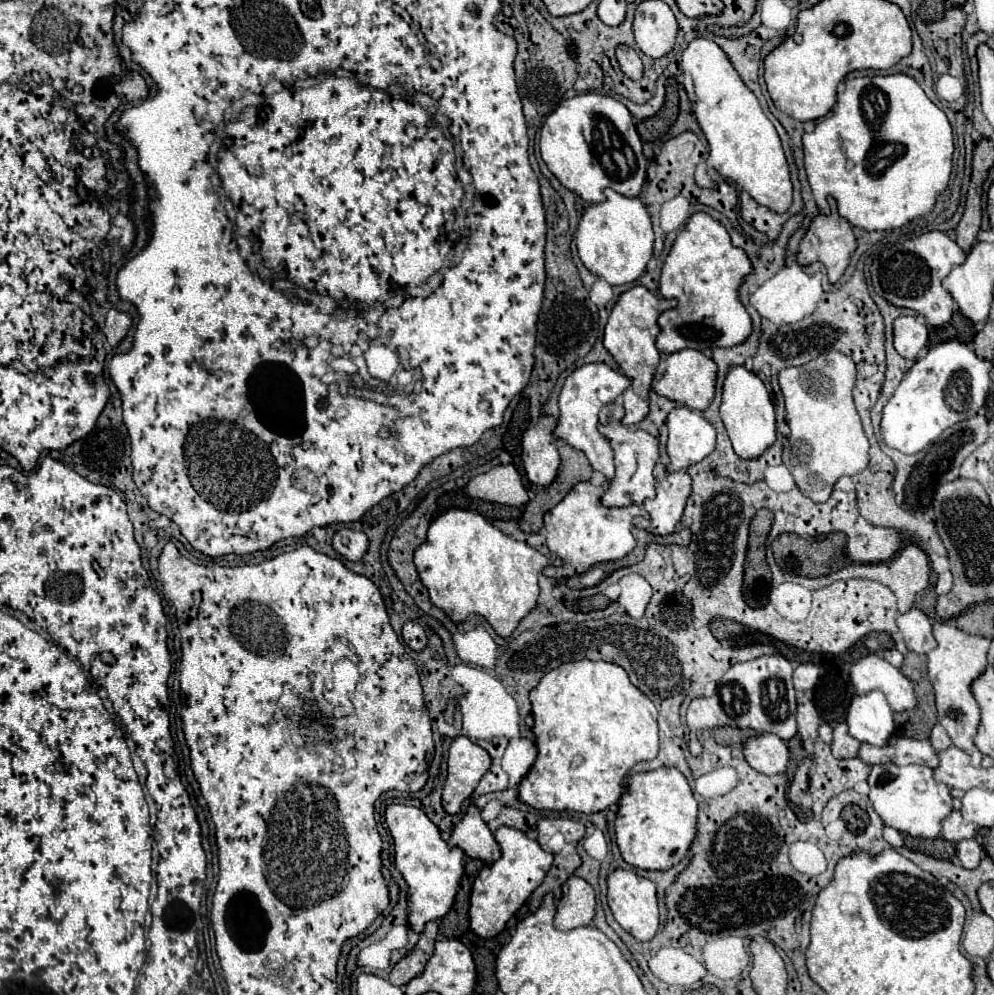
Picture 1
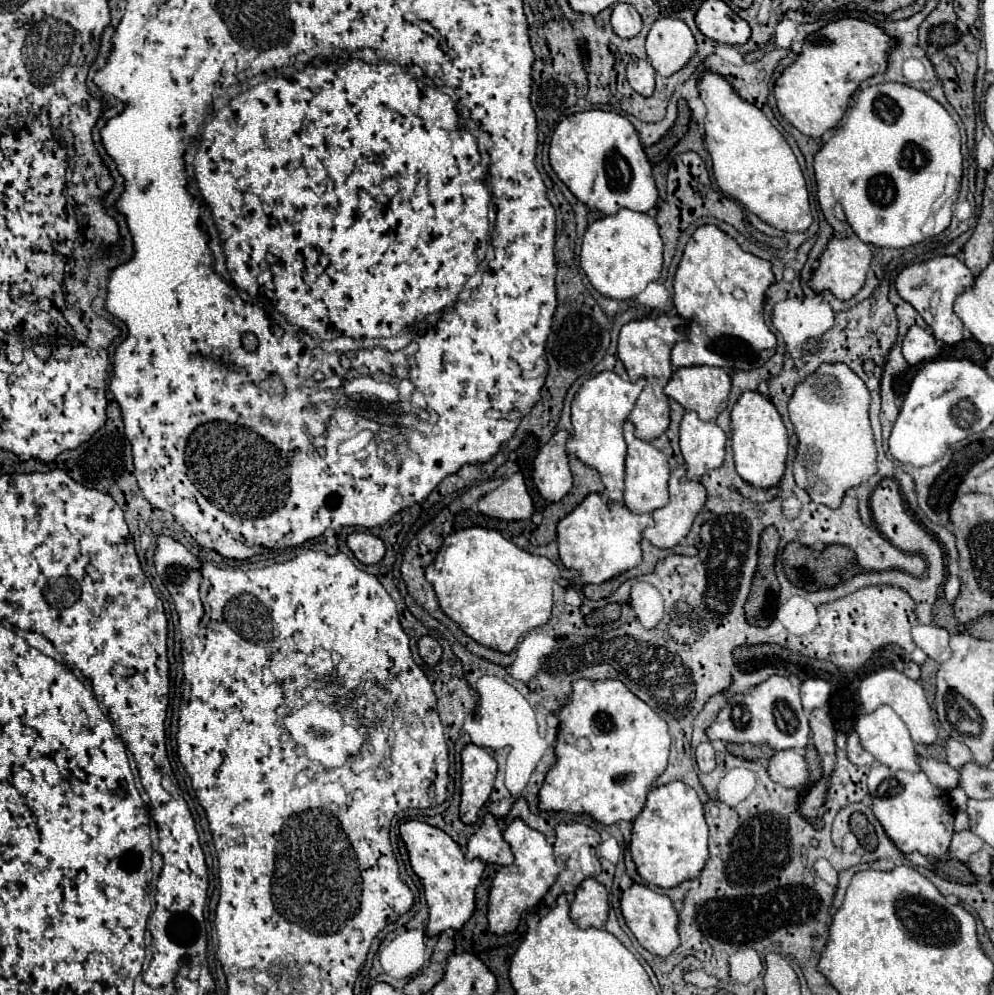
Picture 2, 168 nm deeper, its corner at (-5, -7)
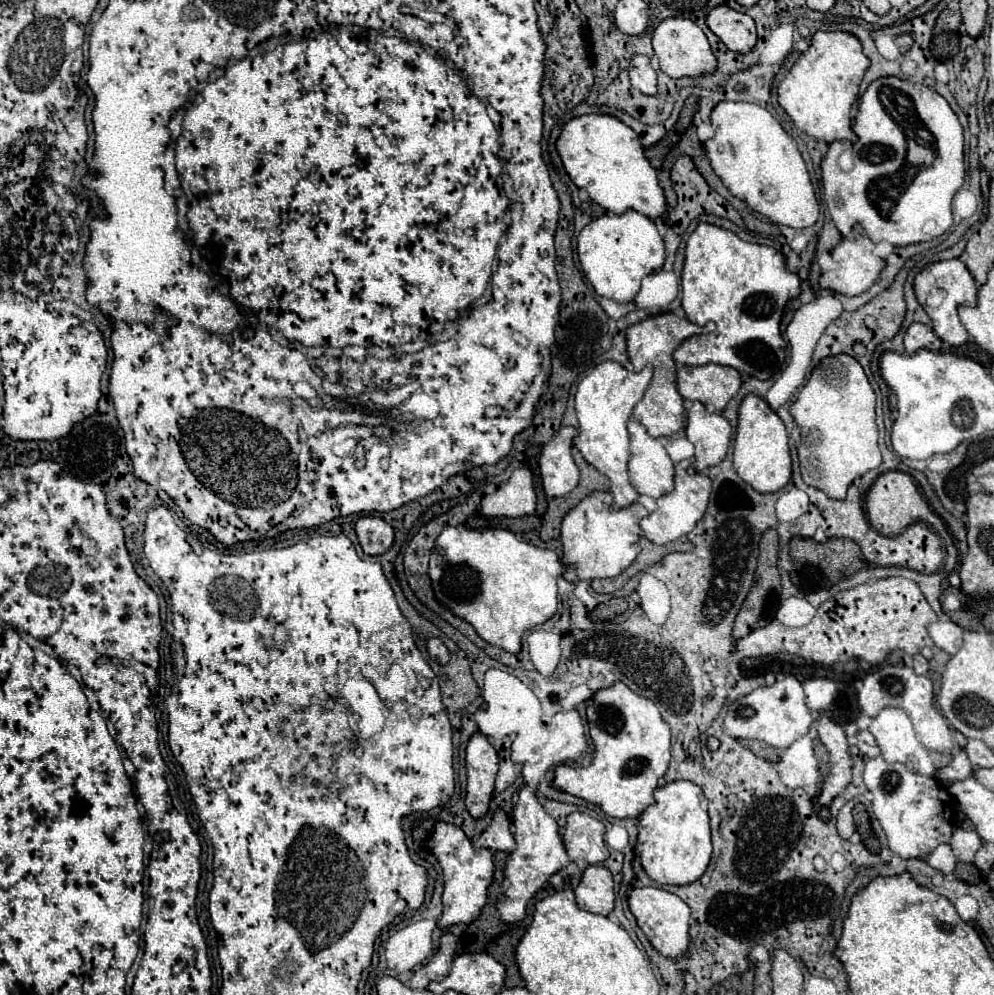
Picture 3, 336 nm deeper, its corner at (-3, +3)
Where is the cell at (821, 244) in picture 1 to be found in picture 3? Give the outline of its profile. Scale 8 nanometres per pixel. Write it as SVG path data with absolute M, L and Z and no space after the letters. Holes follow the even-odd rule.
M855 232L853 240L843 238L831 252L837 268L823 272L819 280L821 288L829 288L845 296L859 296L867 292L885 268L885 260L875 256L873 248L875 244L865 234Z

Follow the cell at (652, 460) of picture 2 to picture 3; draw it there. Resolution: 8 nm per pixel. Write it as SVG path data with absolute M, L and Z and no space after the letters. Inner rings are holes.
M629 422L631 458L629 478L639 494L659 498L673 490L673 462L661 442L647 434L639 422Z

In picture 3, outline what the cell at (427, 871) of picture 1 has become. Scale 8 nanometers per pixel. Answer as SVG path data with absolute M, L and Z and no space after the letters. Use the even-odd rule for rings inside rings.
M439 822L427 840L429 850L437 856L443 876L445 876L445 892L443 892L443 914L439 918L439 928L445 930L453 924L471 924L479 918L483 906L487 904L487 888L493 882L493 850L475 850L465 832L447 822Z

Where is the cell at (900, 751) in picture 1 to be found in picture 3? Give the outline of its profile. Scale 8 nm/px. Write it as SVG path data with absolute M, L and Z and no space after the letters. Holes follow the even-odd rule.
M959 752L947 768L937 770L937 778L939 778L943 784L949 784L949 782L955 782L955 780L971 778L973 772L975 772L975 766L969 762L967 754L965 754L965 752Z

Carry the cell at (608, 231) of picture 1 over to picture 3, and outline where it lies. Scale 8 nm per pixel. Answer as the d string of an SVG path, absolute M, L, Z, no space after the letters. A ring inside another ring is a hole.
M627 210L625 214L605 214L589 222L577 238L577 256L583 268L583 274L603 298L627 304L633 302L635 294L641 288L641 280L647 274L653 274L663 268L665 246L659 236L655 222L647 216Z

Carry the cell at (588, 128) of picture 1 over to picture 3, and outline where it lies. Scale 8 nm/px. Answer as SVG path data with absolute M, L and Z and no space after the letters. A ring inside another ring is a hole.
M587 114L573 118L563 126L557 140L557 152L571 180L589 192L589 198L613 214L635 210L651 220L665 216L667 202L657 182L657 172L643 154L637 134L613 116Z

